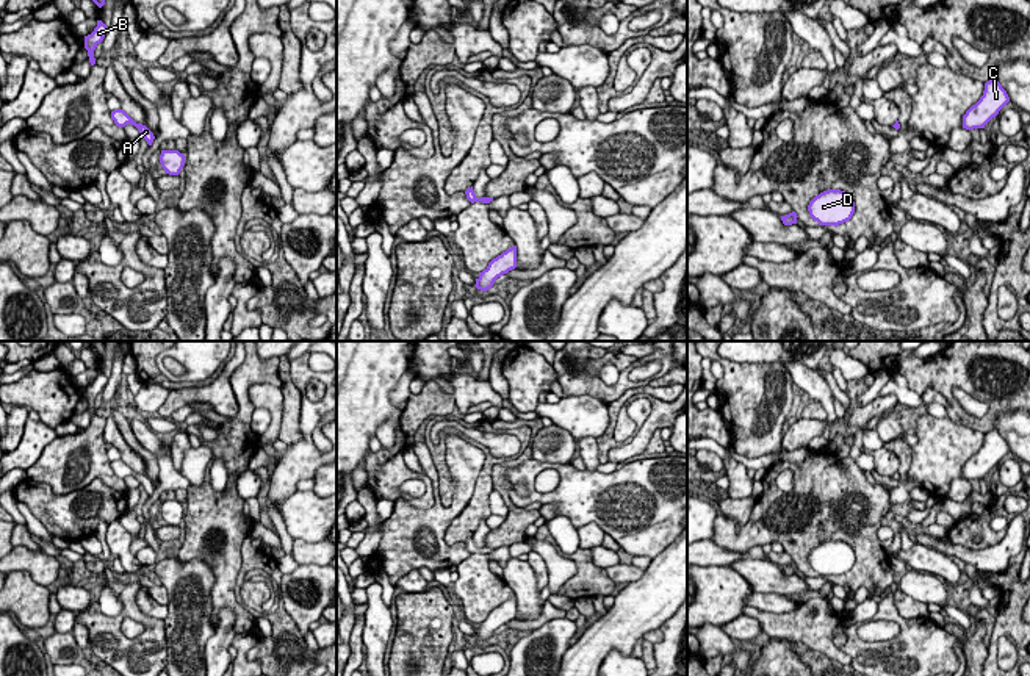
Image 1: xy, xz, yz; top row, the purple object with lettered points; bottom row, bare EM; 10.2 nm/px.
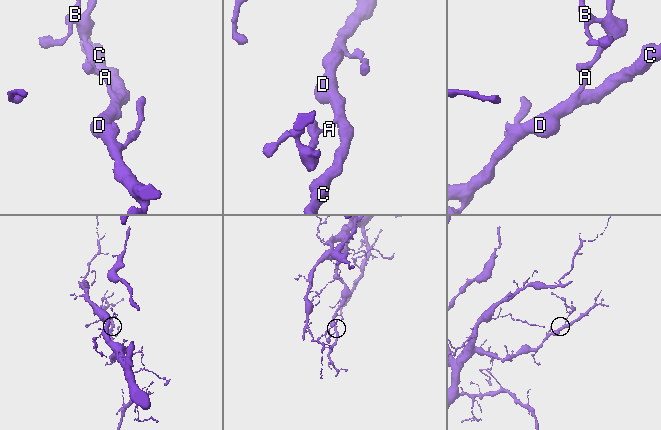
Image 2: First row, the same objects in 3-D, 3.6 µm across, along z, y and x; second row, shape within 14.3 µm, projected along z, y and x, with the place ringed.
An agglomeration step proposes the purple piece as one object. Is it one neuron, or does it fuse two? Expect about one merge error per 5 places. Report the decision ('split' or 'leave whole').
leave whole

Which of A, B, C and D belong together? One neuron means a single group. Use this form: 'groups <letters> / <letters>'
groups A B C D

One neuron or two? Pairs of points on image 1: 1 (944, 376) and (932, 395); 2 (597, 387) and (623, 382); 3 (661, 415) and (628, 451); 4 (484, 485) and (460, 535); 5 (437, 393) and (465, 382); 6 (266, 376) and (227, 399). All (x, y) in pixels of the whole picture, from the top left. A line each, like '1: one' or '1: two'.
1: two
2: one
3: one
4: one
5: two
6: two

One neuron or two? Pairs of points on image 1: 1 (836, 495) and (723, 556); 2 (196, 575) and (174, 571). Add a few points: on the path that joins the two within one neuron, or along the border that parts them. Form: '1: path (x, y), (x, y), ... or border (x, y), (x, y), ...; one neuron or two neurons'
1: border (711, 539), (727, 550), (747, 553); two neurons
2: path (191, 575), (179, 575); one neuron

